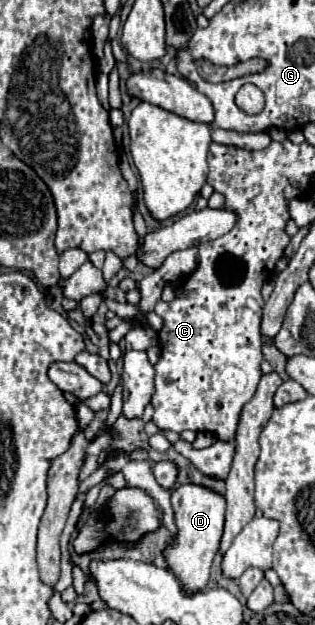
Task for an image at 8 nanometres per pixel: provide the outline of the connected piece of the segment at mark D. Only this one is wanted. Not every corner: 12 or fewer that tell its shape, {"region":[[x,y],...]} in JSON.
{"region":[[184,484],[172,492],[178,532],[164,550],[192,596],[220,548],[224,496]]}

